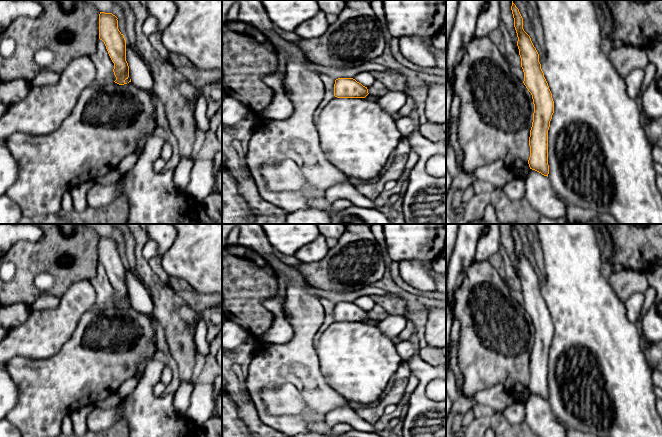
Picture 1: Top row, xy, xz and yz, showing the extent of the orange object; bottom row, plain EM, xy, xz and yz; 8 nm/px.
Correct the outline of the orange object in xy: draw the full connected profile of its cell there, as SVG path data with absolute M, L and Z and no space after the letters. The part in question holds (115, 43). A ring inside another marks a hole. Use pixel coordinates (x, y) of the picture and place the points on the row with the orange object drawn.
M100 12L99 14L99 39L106 46L108 54L114 63L115 83L119 85L129 77L129 66L126 61L126 40L118 29L118 18L112 13Z

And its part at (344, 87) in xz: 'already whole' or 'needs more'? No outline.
already whole

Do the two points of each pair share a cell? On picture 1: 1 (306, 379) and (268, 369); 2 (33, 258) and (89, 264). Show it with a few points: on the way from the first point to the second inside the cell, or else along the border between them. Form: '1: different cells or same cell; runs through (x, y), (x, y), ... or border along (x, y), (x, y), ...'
1: same cell; runs through (297, 370), (277, 369)
2: same cell; runs through (47, 258), (58, 269), (75, 269)

